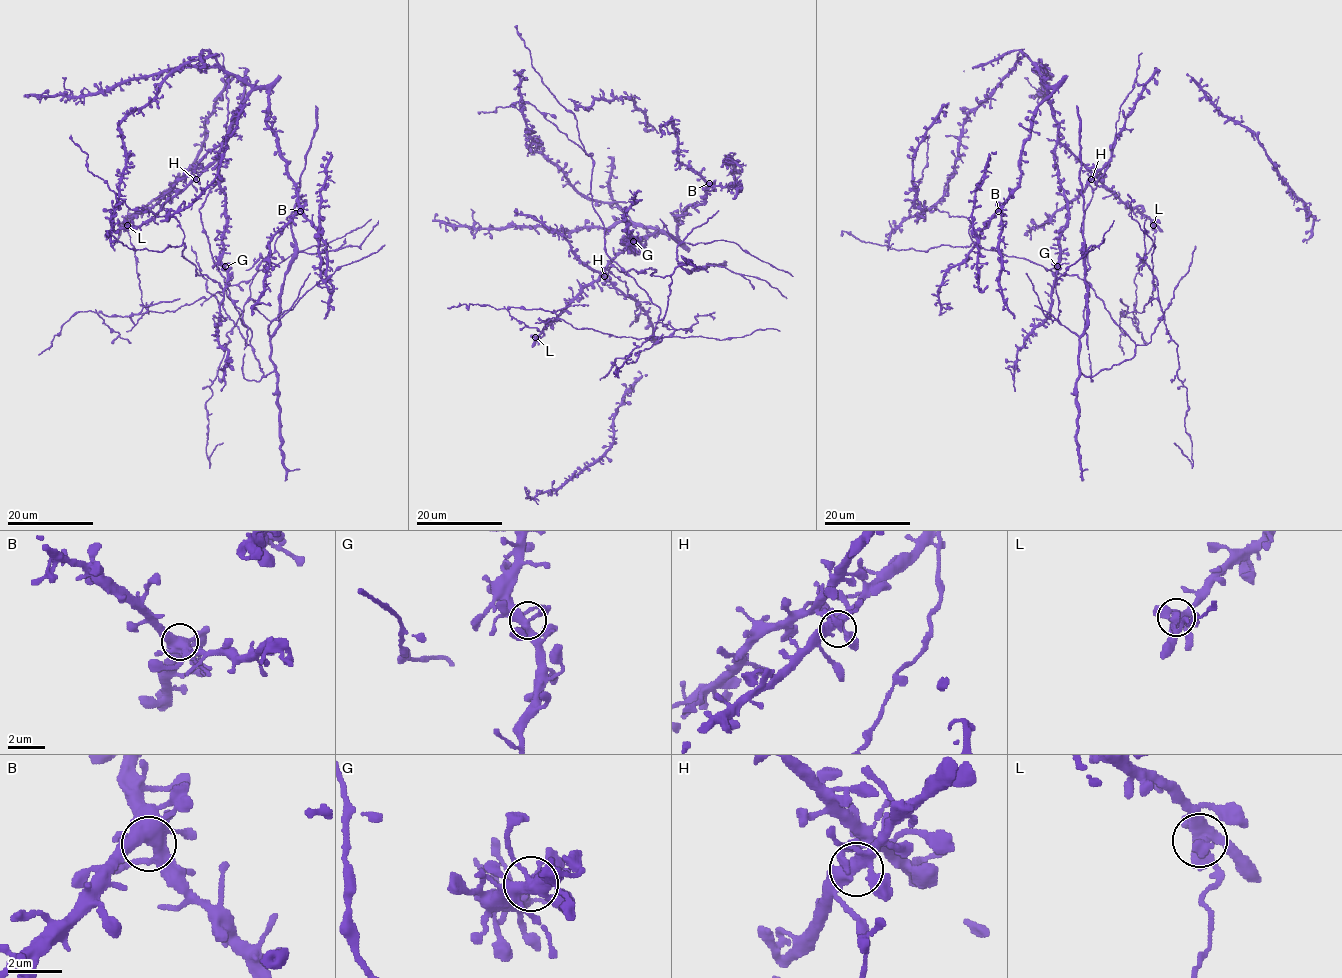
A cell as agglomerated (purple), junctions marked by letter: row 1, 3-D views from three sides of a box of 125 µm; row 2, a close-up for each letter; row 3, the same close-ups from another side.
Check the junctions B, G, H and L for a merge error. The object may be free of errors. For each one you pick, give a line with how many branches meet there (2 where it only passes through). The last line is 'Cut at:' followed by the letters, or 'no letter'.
L: 6
Cut at: L

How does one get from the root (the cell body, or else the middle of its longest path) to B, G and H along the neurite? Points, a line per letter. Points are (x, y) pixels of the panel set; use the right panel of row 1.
B: (979, 106), (1022, 54), (1035, 64), (1052, 90), (1038, 106), (1023, 146), (1019, 184), (998, 211)
G: (979, 106), (1022, 54), (1035, 64), (1057, 124), (1056, 165), (1068, 212), (1057, 266)
H: (979, 106), (1023, 54), (1035, 64), (1047, 88), (1059, 141), (1091, 174), (1091, 179)

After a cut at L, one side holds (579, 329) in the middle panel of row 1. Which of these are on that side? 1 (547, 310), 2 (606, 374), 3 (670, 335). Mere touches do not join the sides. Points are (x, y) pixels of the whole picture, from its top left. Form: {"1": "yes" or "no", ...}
{"1": "yes", "2": "no", "3": "yes"}

